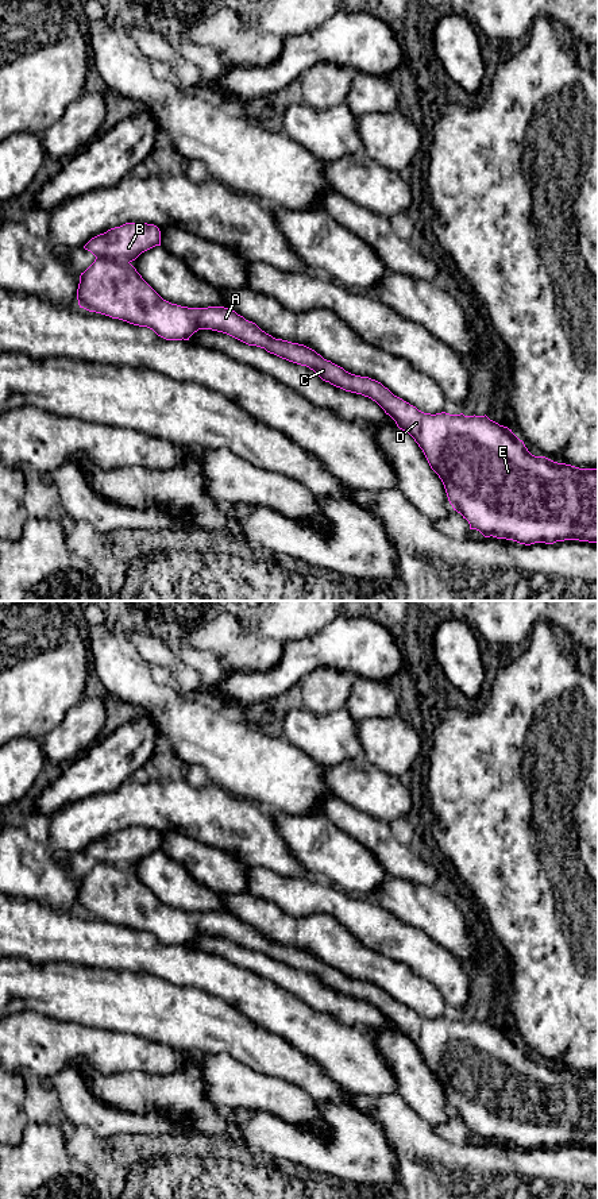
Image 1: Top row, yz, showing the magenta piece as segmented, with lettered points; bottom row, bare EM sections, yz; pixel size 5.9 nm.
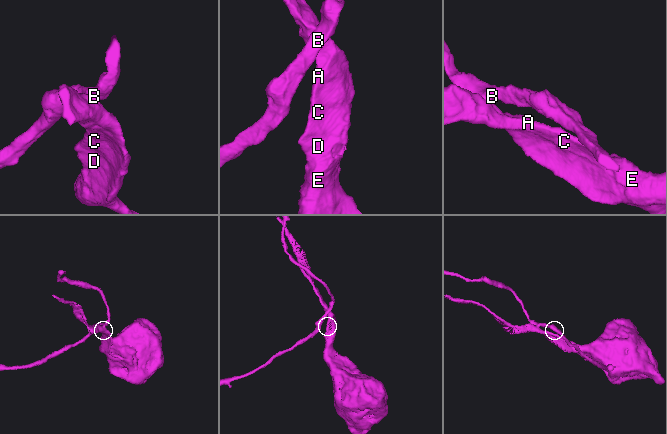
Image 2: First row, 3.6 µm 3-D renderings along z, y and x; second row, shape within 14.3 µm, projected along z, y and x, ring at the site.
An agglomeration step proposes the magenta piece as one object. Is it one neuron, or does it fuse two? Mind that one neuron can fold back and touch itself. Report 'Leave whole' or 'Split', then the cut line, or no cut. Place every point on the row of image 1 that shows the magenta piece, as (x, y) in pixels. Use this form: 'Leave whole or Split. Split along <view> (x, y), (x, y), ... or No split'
Split. Split along yz (96, 255), (128, 262)

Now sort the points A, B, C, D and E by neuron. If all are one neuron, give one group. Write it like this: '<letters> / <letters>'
A C D E / B

